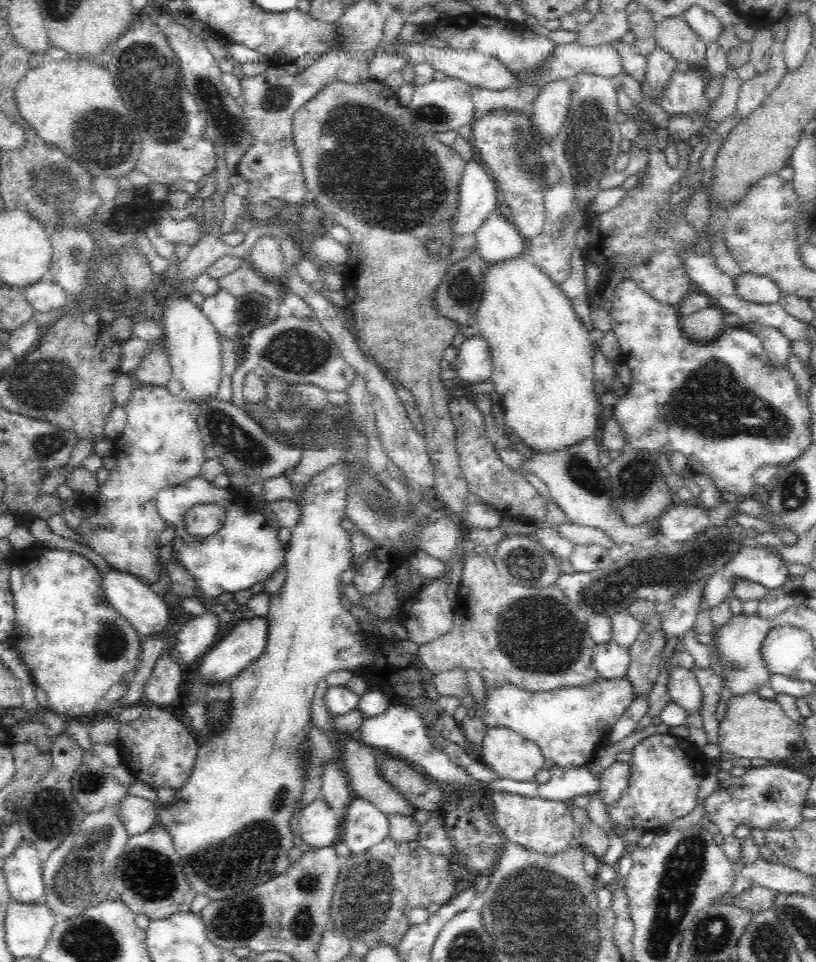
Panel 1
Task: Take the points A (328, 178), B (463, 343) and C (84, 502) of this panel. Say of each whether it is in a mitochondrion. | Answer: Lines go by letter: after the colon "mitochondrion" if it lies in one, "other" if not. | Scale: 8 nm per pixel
A: mitochondrion
B: other
C: other

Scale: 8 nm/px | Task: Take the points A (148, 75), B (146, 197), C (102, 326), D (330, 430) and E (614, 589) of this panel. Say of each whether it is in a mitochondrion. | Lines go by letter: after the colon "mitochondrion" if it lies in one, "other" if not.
A: mitochondrion
B: other
C: other
D: mitochondrion
E: mitochondrion

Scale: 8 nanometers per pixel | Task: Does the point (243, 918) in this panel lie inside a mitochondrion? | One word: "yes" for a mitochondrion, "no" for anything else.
yes

